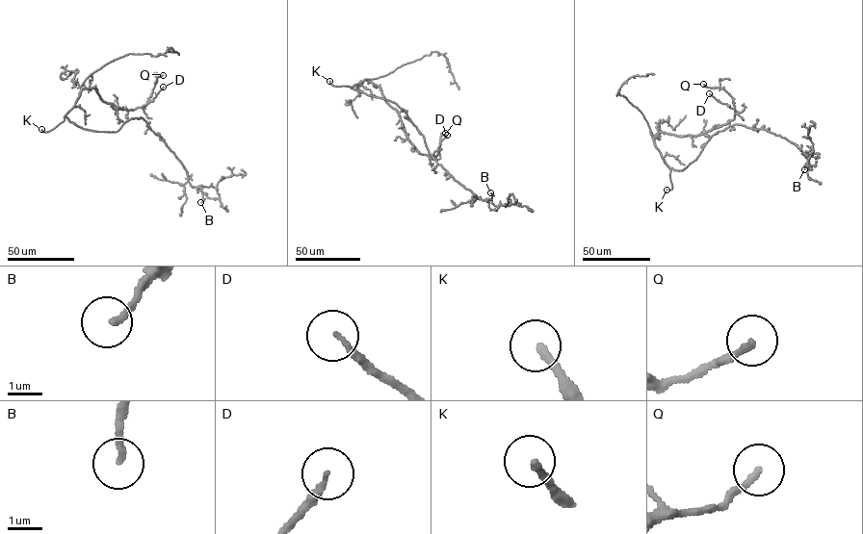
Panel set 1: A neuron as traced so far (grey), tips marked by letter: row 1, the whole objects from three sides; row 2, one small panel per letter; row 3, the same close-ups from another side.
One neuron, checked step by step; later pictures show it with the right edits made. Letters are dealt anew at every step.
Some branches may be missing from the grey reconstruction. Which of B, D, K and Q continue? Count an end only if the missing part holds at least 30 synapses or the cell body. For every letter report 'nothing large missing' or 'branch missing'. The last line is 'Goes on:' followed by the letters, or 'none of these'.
B: nothing large missing
D: nothing large missing
K: branch missing
Q: nothing large missing
Goes on: K

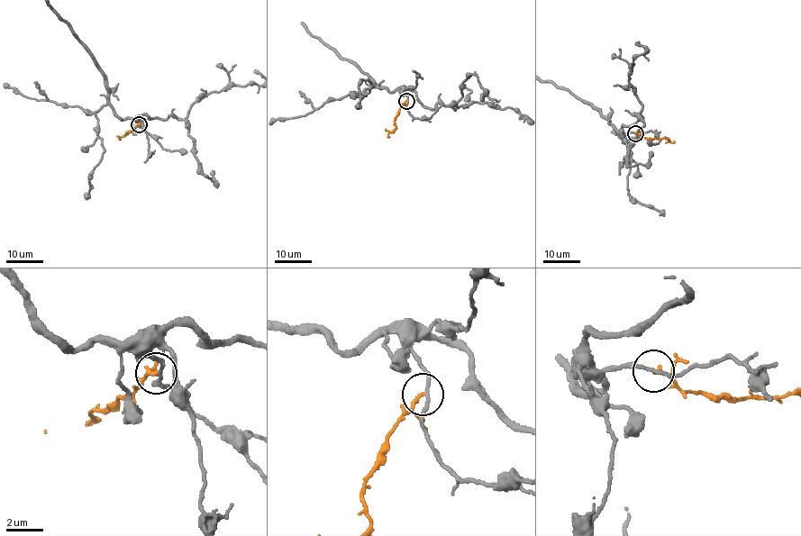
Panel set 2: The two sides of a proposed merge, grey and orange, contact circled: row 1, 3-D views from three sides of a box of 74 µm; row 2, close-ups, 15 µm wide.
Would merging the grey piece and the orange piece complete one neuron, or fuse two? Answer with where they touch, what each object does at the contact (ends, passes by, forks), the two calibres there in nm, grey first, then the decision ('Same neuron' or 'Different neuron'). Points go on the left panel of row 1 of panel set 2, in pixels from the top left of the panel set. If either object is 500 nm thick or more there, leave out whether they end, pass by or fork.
Place: (139, 124). At the ring grey passes by. At the ring orange passes by. Thickness 160 nm (grey) against 160 nm. Different neuron

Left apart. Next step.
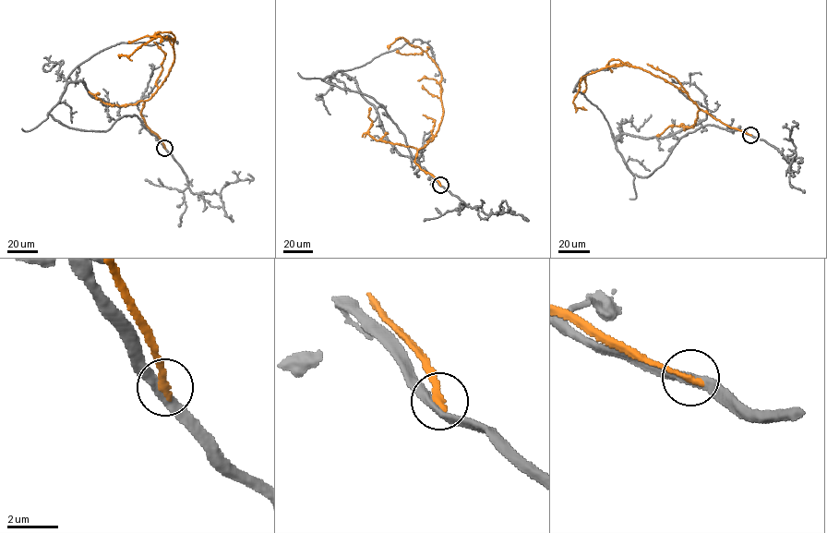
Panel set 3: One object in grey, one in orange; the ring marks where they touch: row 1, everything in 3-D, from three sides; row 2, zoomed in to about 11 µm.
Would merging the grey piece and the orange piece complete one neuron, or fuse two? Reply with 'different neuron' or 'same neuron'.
different neuron

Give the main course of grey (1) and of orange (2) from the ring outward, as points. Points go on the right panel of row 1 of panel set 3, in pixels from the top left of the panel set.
1: (750, 135), (701, 127), (647, 177), (633, 174), (620, 135), (670, 136), (704, 119), (689, 74), (701, 74)
2: (750, 135), (703, 111), (672, 84), (625, 65), (584, 76), (573, 102), (576, 108), (586, 110)

